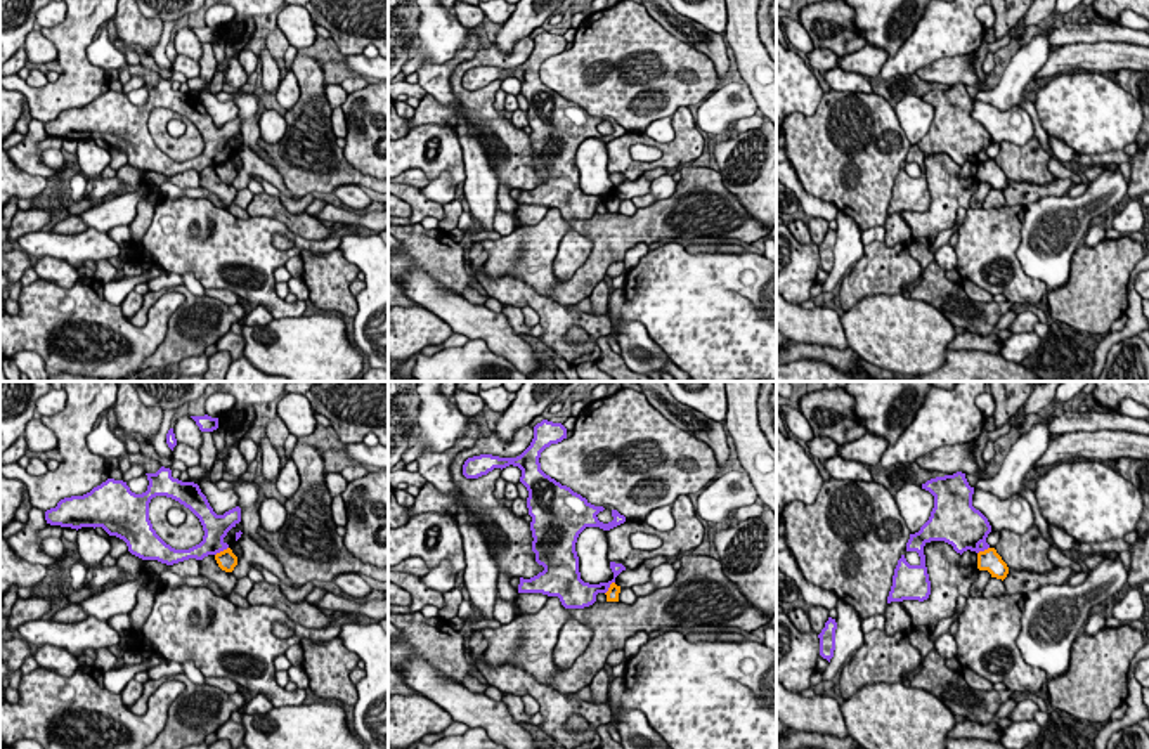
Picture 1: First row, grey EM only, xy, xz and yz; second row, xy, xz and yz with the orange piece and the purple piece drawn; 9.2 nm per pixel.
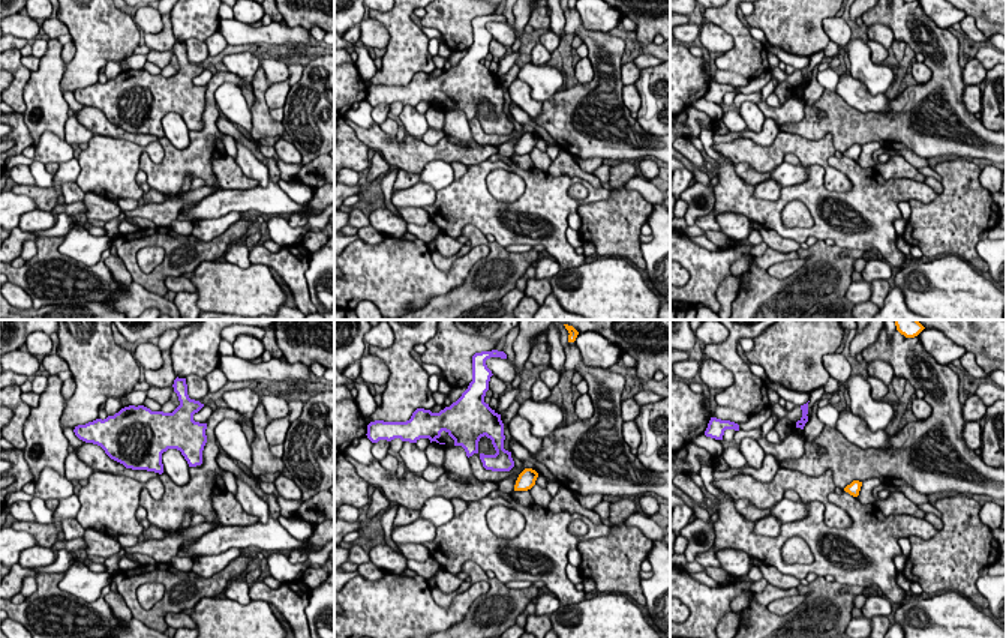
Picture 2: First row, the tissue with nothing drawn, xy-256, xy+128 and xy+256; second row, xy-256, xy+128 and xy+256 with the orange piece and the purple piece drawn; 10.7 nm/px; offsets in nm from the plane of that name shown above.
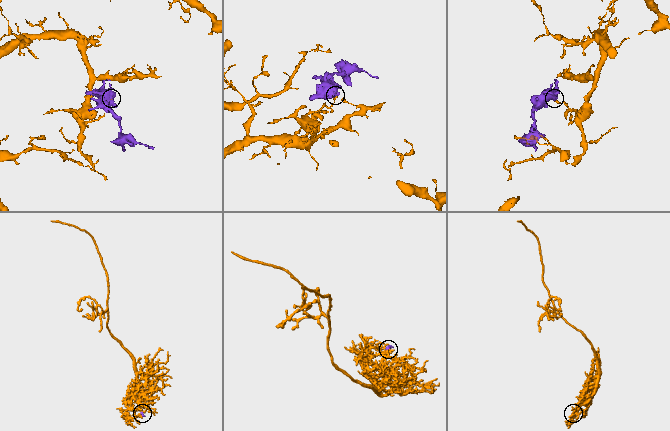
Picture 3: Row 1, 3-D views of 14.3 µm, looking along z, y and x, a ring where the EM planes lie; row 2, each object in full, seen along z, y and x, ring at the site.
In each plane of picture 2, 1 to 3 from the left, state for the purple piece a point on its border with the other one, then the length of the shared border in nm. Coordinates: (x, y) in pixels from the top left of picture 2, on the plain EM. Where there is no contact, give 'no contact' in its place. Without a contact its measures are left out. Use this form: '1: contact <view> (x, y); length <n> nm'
1: no contact
2: no contact
3: no contact

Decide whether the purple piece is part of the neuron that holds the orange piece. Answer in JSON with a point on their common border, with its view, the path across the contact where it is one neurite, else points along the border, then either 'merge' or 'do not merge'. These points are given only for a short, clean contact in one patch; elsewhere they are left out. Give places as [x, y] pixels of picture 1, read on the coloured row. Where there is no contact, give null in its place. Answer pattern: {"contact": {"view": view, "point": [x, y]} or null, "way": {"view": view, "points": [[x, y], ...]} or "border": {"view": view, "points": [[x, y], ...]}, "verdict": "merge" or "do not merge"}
{"contact": {"view": "xy", "point": [220, 552]}, "border": {"view": "xy", "points": [[227, 547], [215, 555]]}, "verdict": "do not merge"}

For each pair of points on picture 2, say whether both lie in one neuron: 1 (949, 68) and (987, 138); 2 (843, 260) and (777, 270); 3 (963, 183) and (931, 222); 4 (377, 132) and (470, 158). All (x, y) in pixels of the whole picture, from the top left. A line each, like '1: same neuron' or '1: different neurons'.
1: same neuron
2: different neurons
3: same neuron
4: same neuron

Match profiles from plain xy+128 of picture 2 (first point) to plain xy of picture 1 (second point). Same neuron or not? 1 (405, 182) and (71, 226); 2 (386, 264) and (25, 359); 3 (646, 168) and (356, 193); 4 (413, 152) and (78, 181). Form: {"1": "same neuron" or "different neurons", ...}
{"1": "same neuron", "2": "different neurons", "3": "same neuron", "4": "different neurons"}

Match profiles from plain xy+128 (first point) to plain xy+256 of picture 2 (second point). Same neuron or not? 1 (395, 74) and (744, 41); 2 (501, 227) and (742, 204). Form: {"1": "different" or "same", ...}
{"1": "same", "2": "same"}

